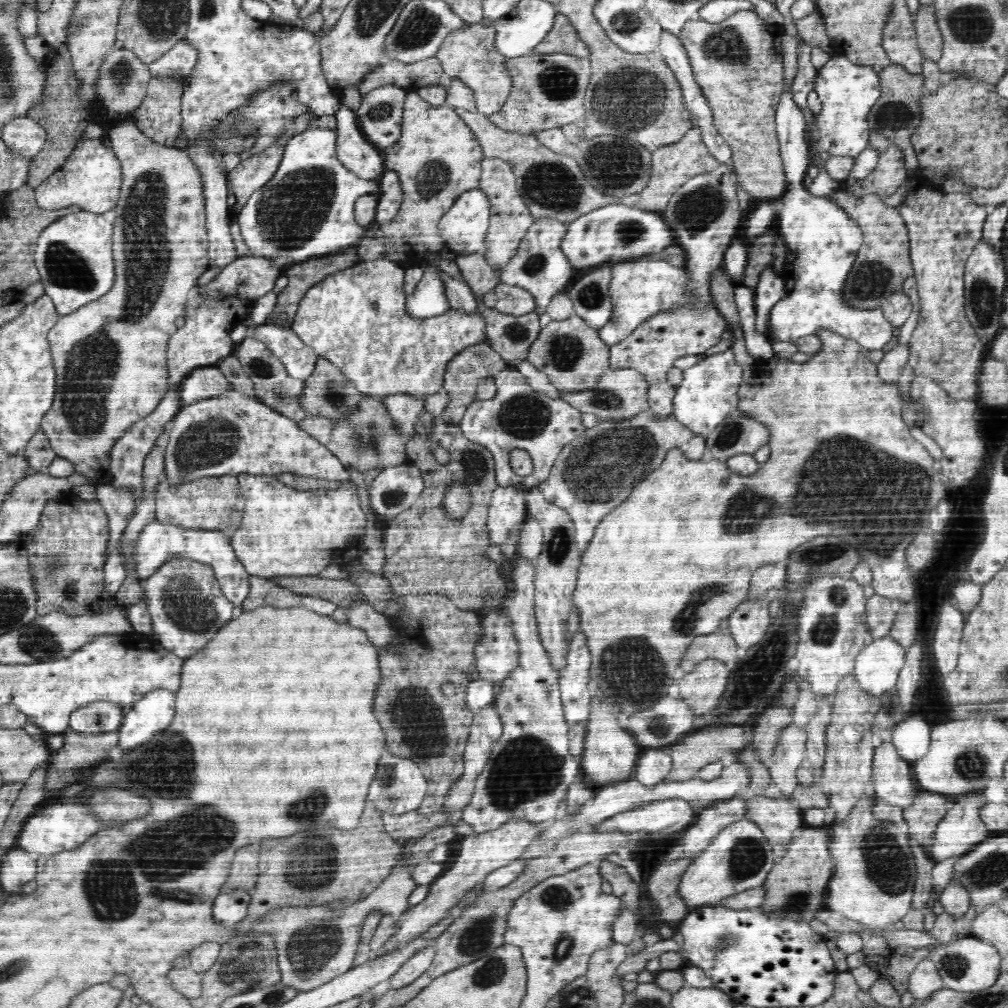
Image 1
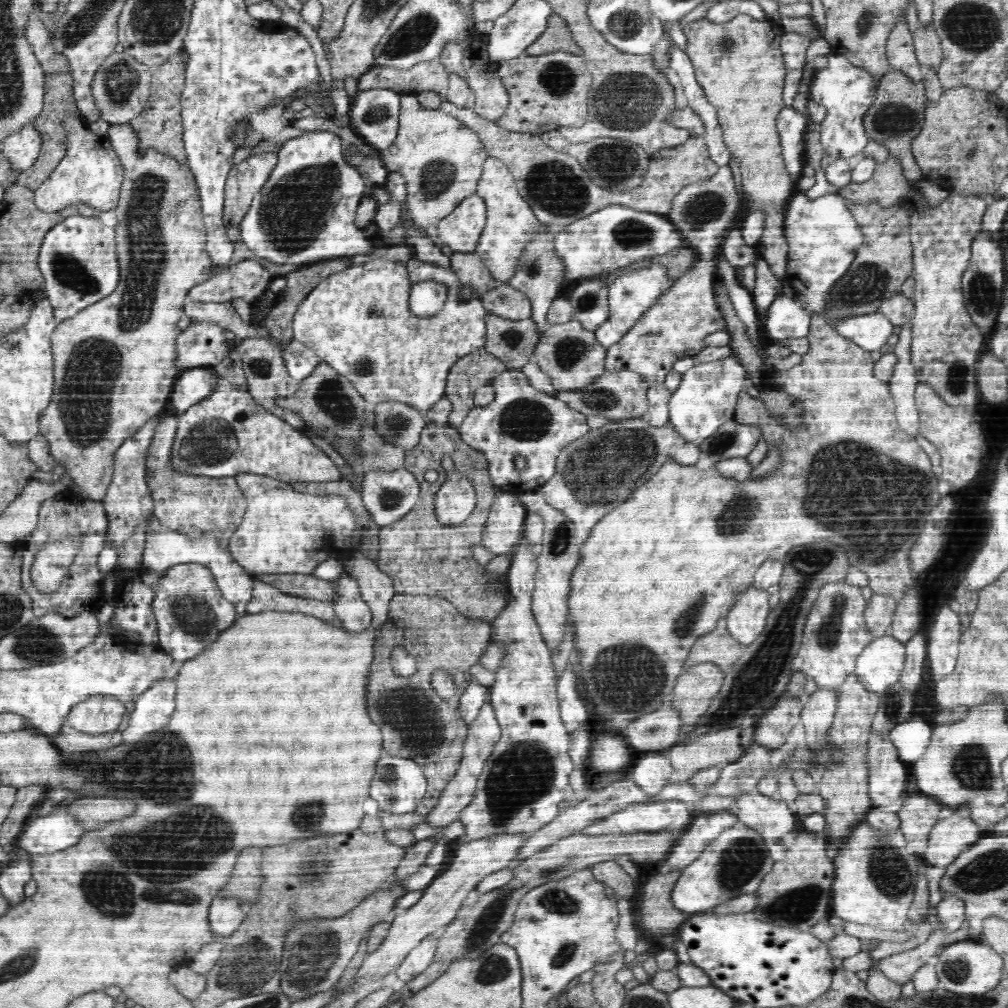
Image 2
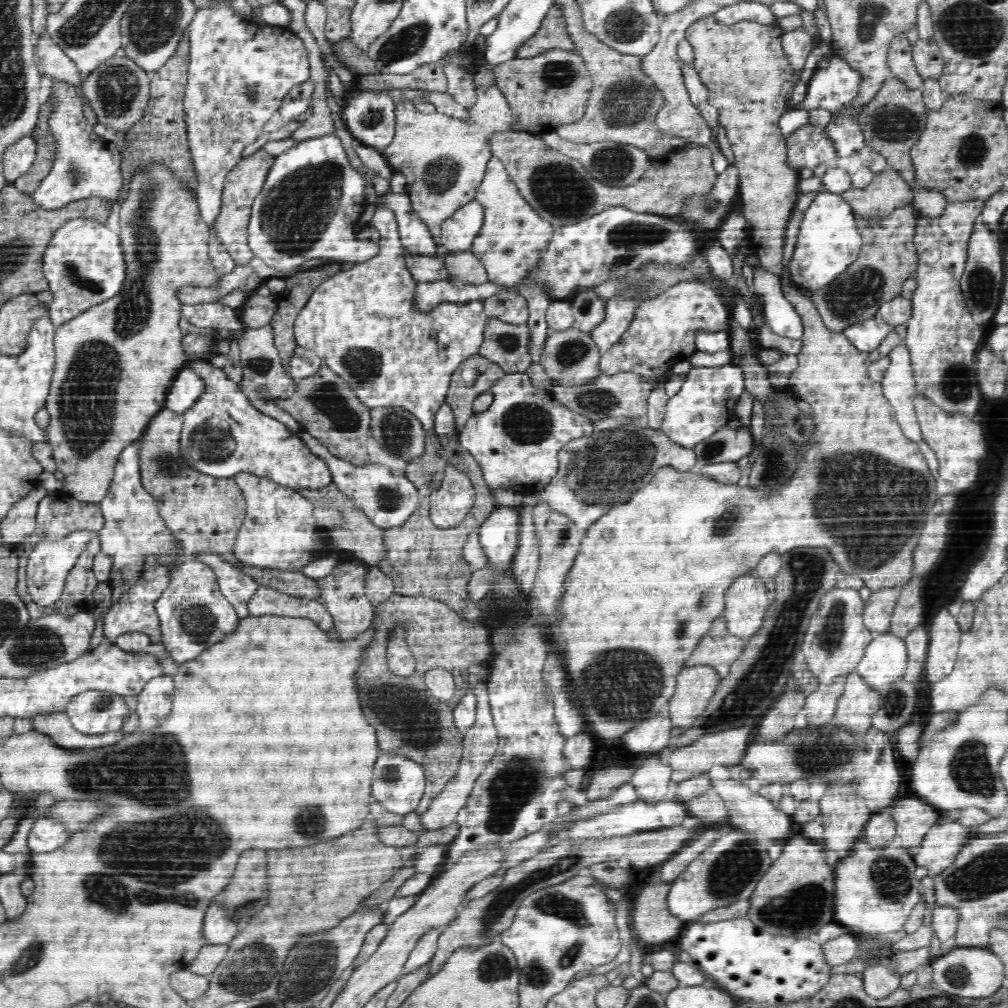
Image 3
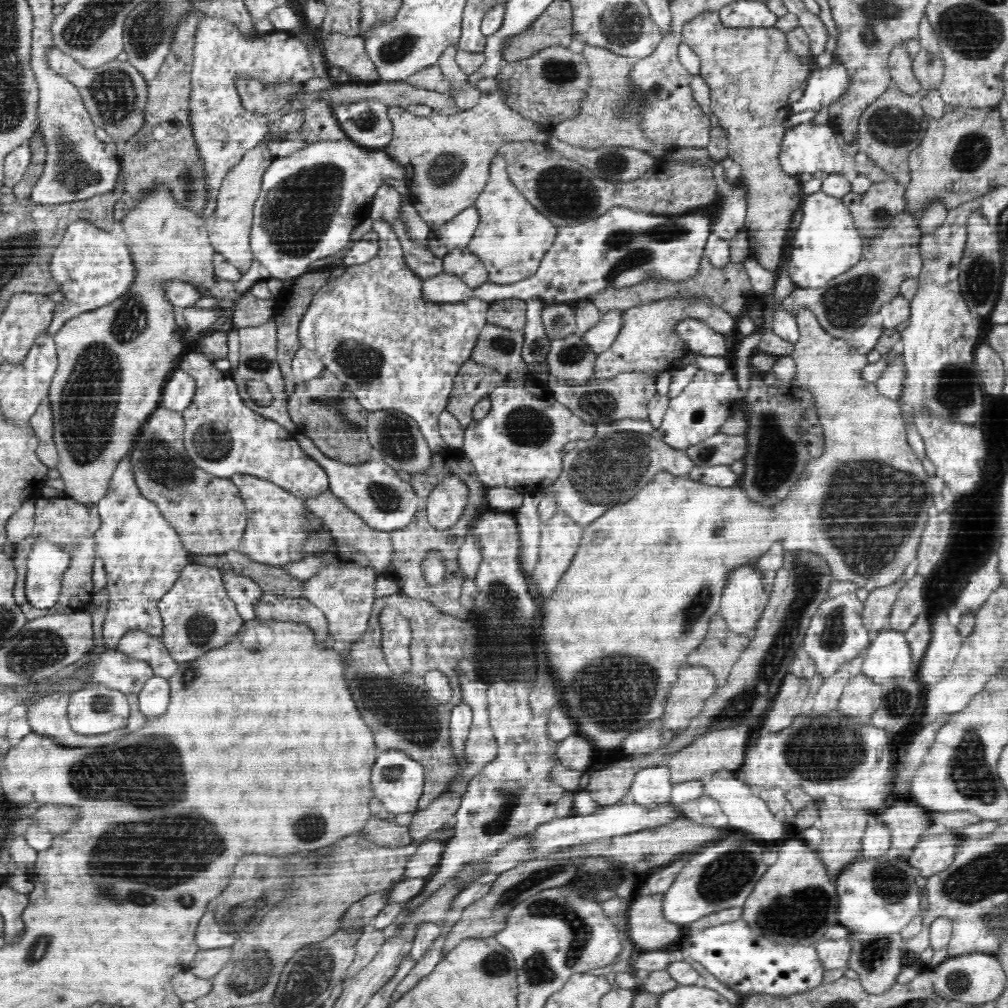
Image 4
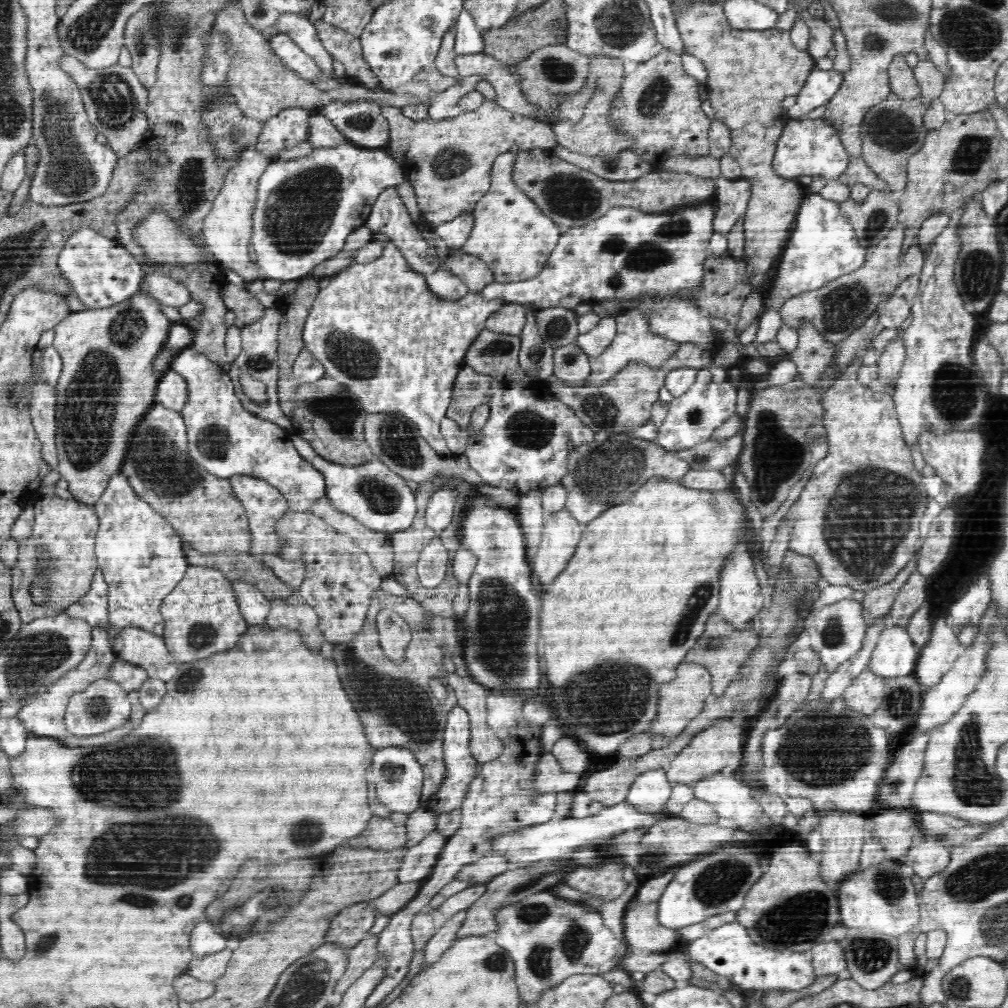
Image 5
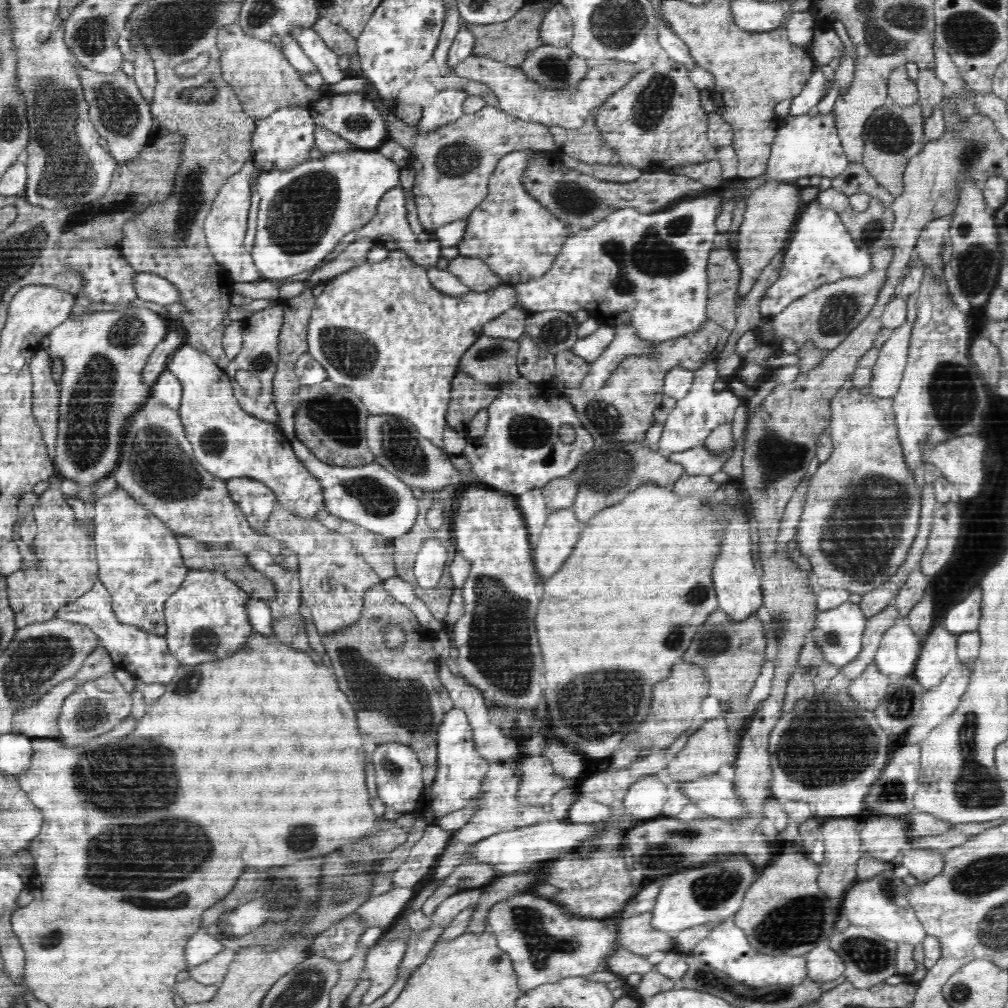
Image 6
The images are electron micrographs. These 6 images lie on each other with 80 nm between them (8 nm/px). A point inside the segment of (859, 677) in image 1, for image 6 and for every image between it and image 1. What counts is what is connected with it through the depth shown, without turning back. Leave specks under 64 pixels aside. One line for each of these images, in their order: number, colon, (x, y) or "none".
2: (880, 665)
3: (884, 661)
4: (888, 656)
5: (895, 655)
6: (897, 655)

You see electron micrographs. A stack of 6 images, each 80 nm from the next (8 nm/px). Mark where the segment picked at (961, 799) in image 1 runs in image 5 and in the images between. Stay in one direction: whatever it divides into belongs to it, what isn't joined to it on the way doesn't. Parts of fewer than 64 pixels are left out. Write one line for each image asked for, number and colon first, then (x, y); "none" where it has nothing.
2: (949, 838)
3: (939, 849)
4: (932, 855)
5: (928, 858)

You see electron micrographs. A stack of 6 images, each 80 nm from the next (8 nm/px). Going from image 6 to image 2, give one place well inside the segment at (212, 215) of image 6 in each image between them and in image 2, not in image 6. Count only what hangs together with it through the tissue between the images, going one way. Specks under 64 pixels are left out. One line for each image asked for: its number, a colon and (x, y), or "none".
2: (245, 179)
3: (245, 182)
4: (229, 226)
5: (228, 226)

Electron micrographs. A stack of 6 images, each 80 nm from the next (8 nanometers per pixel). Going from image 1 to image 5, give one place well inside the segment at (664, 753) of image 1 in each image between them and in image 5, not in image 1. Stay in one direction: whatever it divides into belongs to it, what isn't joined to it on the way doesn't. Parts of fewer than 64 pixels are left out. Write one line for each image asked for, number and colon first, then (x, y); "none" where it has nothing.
2: (652, 772)
3: (652, 782)
4: (651, 786)
5: (650, 791)

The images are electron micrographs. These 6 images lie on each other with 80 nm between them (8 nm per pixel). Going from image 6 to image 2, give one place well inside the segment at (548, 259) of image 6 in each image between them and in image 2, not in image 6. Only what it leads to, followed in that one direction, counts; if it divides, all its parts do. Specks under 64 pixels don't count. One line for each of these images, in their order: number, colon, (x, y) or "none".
2: (511, 223)
3: (513, 237)
4: (512, 237)
5: (510, 234)

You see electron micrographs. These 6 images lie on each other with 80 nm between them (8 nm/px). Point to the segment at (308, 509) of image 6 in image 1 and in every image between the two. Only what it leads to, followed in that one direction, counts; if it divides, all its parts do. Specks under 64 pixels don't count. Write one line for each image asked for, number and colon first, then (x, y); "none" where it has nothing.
1: (233, 433)
2: (228, 433)
3: (223, 434)
4: (223, 437)
5: (223, 438)

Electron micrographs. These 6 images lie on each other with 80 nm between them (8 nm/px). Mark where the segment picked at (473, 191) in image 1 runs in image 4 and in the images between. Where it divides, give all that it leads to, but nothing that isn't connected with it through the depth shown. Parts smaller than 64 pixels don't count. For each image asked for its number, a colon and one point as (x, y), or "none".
2: (461, 229)
3: (457, 232)
4: (456, 233)

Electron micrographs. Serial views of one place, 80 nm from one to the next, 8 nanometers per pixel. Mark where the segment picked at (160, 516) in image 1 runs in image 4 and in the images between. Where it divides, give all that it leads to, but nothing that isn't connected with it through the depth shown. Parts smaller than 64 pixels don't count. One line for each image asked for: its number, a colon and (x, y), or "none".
2: (196, 506)
3: (204, 513)
4: (208, 513)

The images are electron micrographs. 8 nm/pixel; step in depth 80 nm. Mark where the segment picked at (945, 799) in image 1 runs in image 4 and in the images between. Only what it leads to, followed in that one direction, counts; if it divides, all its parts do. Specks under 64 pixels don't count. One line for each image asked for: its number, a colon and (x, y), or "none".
2: (918, 816)
3: (914, 819)
4: (906, 822)

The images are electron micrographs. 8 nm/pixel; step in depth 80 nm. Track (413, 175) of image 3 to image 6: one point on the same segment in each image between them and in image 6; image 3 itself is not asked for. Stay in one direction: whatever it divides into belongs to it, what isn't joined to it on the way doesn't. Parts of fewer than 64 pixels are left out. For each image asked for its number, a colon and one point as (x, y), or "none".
4: (446, 158)
5: (448, 161)
6: (452, 164)

